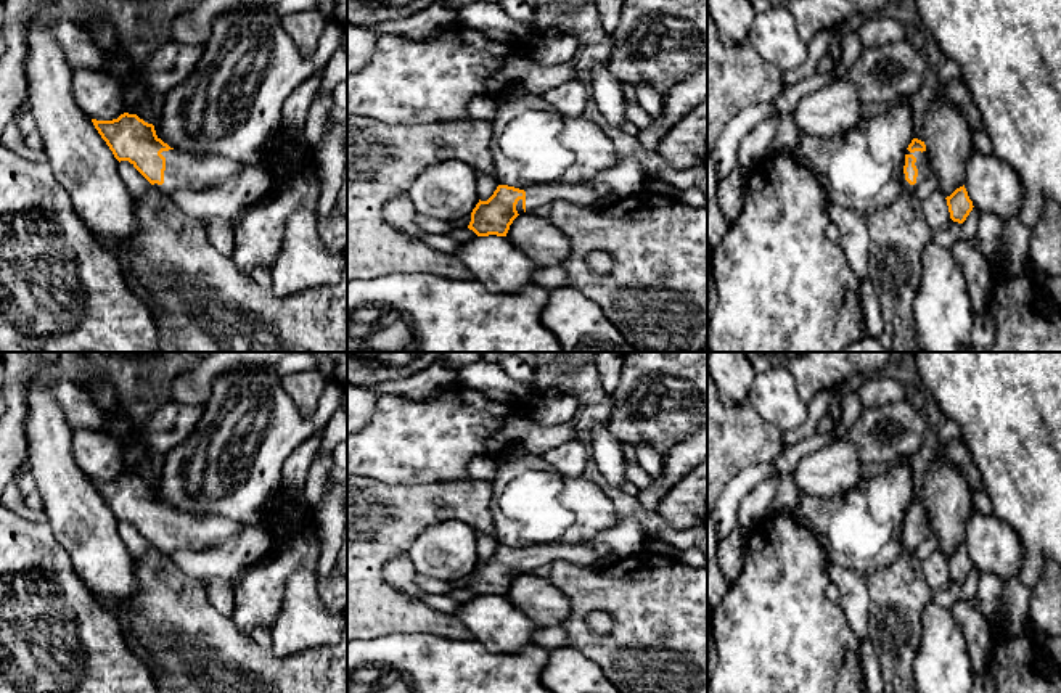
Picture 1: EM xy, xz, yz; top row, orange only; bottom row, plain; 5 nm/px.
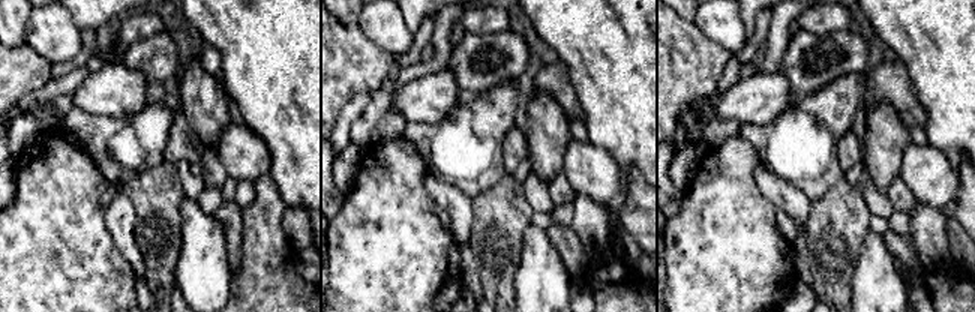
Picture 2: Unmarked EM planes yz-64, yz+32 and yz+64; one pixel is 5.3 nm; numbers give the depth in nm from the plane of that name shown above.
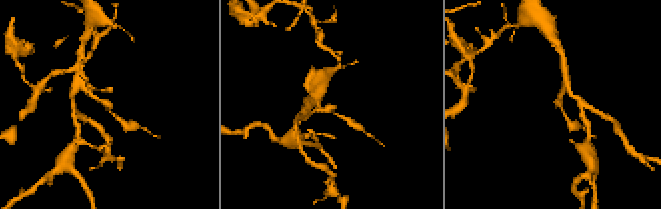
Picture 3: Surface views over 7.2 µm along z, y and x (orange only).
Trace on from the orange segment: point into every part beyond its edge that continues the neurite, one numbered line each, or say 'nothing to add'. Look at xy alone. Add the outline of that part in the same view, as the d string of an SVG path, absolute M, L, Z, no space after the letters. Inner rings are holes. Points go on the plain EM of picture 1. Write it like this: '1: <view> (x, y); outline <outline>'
1: xy (184, 529); outline M177 510L162 511L161 515L166 518L164 543L154 543L151 547L166 555L180 548L219 548L246 526L235 519L211 513L204 518L199 518L196 513Z

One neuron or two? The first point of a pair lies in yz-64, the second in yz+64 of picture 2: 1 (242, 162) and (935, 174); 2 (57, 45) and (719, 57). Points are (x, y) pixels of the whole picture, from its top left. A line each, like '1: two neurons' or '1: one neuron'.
1: one neuron
2: two neurons

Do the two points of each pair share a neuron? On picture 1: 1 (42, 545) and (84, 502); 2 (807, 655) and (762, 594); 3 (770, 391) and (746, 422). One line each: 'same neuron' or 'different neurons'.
1: different neurons
2: same neuron
3: different neurons

